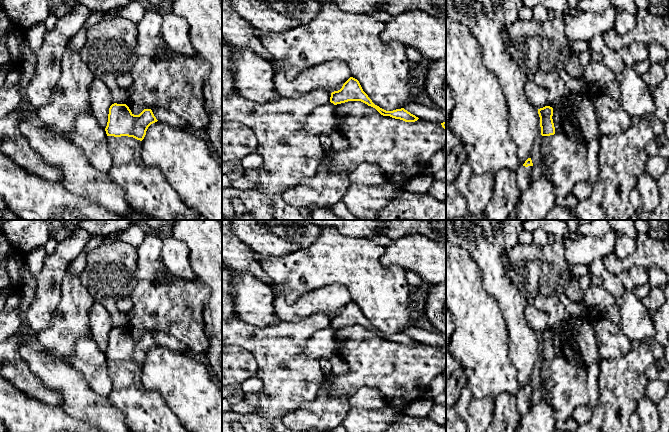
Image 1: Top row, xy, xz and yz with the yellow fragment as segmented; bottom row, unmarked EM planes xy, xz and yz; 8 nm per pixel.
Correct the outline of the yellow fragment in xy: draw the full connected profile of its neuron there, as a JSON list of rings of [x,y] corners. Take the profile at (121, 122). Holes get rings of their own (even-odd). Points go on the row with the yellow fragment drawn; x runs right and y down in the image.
[[[114,103],[109,108],[105,131],[107,136],[128,136],[142,141],[148,127],[157,121],[151,109],[134,115],[126,104]]]

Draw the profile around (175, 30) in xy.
[[[173,12],[163,15],[161,27],[163,38],[167,45],[177,53],[185,56],[197,55],[189,36],[189,24]]]

